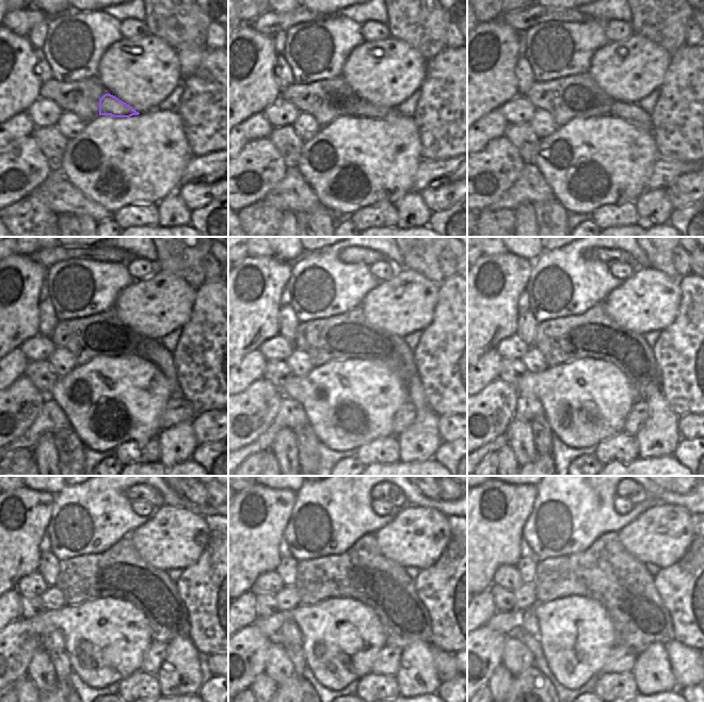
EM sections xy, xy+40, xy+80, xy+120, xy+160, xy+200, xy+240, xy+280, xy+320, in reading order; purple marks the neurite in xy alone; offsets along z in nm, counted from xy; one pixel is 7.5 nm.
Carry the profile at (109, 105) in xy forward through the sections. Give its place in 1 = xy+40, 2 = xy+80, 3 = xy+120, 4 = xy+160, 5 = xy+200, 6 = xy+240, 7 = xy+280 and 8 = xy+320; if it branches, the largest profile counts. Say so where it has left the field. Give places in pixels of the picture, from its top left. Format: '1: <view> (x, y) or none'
1: xy+40 (363, 109)
2: xy+80 (634, 114)
3: xy+120 (155, 352)
4: xy+160 (420, 442)
5: xy+200 (659, 436)
6: xy+240 (182, 672)
7: xy+280 (417, 674)
8: xy+320 (652, 671)

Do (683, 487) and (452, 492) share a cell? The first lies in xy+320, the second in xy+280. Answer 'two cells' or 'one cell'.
one cell

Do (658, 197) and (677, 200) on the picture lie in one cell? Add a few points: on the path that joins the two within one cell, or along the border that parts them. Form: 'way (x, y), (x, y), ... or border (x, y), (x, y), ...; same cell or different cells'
border (665, 189), (673, 208); different cells

